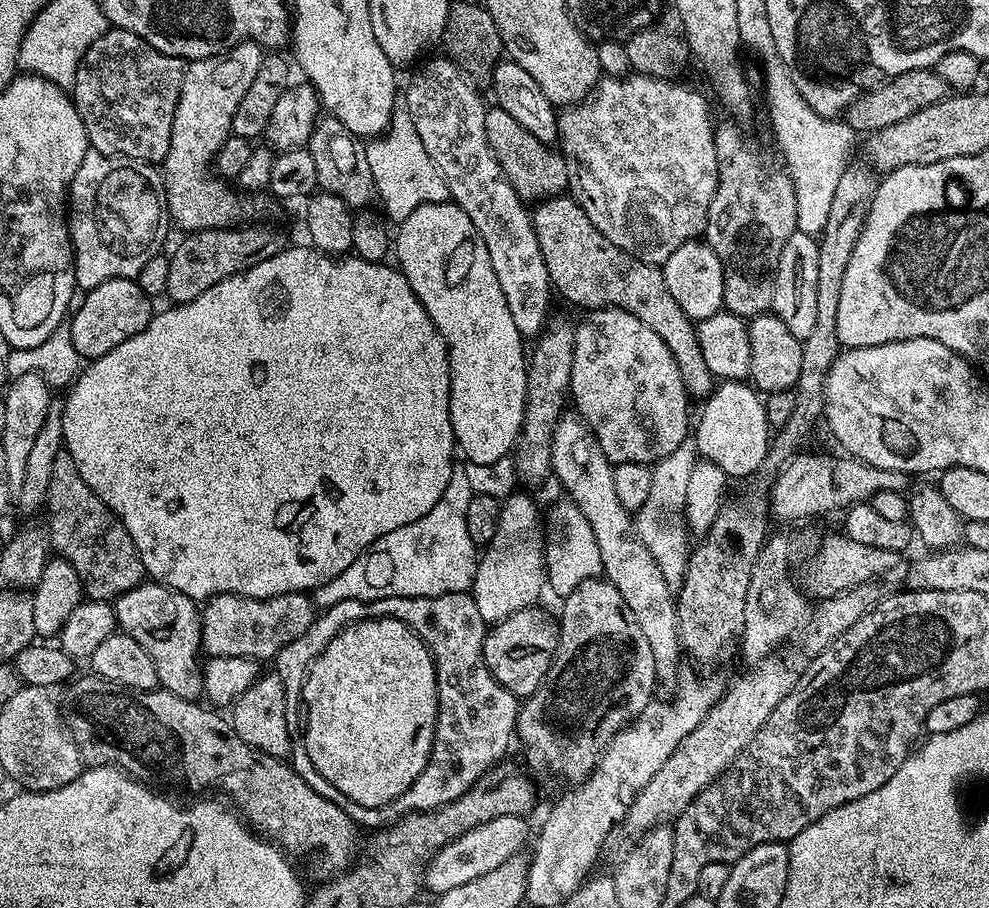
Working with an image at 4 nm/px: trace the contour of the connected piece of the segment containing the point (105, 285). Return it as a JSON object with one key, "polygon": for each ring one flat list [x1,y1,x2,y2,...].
{"polygon":[[110,278,110,282,102,282,102,286,87,289,83,305,70,316,70,341,74,342,74,349,88,362,97,360,102,354,110,354,110,350,114,350,114,346,122,346,122,342,126,342,126,338,134,338,134,334,146,330,146,326,154,315,152,304,153,301,138,287,135,279]]}

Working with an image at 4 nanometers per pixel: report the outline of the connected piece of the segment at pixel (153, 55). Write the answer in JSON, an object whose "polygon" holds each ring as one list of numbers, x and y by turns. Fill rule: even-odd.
{"polygon":[[109,27,82,54,76,81,72,83,70,95,78,114,86,126,88,143,95,151,107,156,126,156,129,160,145,162,163,161,170,146,170,134,174,126,174,110,180,101,186,64,179,56,159,52,138,34,130,30]]}

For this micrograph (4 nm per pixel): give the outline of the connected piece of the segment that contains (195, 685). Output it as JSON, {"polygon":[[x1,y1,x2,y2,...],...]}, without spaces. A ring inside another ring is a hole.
{"polygon":[[141,582,128,591,128,595,119,597,115,605,116,622,121,629,127,631,150,658,154,658,154,670,158,670,159,687,165,692,173,692,187,700,196,700,204,690,204,674,202,671,202,645,200,643,200,617,197,601,186,594,168,588,165,584]]}

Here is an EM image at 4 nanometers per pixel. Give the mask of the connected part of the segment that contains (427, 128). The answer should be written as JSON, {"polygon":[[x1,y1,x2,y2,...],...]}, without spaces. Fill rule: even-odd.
{"polygon":[[442,56,442,58,436,58,426,63,412,78,407,90,406,90,406,104,405,109,411,114,412,121,418,136,422,141,422,146,426,146,426,154,430,154,430,158,434,162,434,166,438,166,438,170,442,174,442,178,448,183,449,197,456,203,459,208,466,210,467,216,470,218,470,222,474,222,475,228,480,235,480,241,486,242,486,250,490,254,489,264,494,266,494,274,496,275,496,284,502,286,502,294,506,298,506,306,510,306,510,318,512,324,518,326,518,334,521,338,539,337,540,333,544,331,549,319,550,313,548,313,548,307,552,304,552,296,554,297,554,289,550,282,550,274,546,270,546,262,542,258,542,250,538,246,538,238,536,237,536,231,532,225,532,218,529,209,526,207,525,201,521,200,520,195,514,190,514,186,508,181,507,174,502,170,502,166,498,162,498,158,492,153,492,147,490,146,489,136,486,134,485,114,487,112,487,105,484,104,479,92,474,88,475,84,464,72,462,68,456,62,449,57]]}

